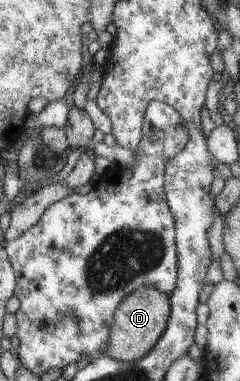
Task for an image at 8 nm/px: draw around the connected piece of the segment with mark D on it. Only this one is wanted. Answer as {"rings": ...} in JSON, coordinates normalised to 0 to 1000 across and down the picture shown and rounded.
{"rings":[[[625,748],[567,756],[500,790],[475,816],[433,932],[496,948],[567,945],[600,934],[667,887],[700,827],[700,772]]]}

